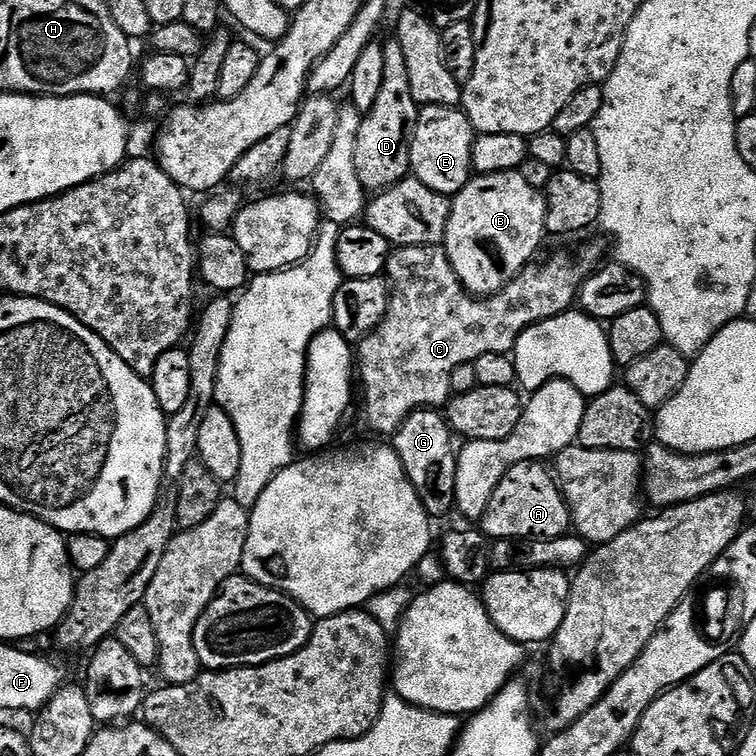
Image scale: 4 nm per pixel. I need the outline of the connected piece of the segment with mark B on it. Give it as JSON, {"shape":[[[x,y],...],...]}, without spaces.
{"shape":[[[519,170],[515,172],[499,172],[498,174],[473,175],[466,187],[457,192],[450,200],[452,209],[446,222],[443,250],[450,258],[450,266],[454,266],[454,274],[462,282],[467,292],[477,298],[494,296],[517,276],[520,271],[533,263],[536,251],[540,248],[544,236],[548,232],[546,226],[546,202],[541,189],[530,186],[526,178],[522,178]]]}

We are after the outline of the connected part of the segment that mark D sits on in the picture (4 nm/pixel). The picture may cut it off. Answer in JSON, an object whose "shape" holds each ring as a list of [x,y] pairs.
{"shape":[[[389,39],[384,44],[384,57],[386,71],[382,73],[382,90],[378,90],[374,106],[363,117],[354,149],[358,179],[368,194],[383,192],[409,175],[412,167],[410,146],[420,113],[420,108],[410,94],[410,73],[406,71],[406,57],[402,55],[402,46],[398,46],[396,39]]]}

